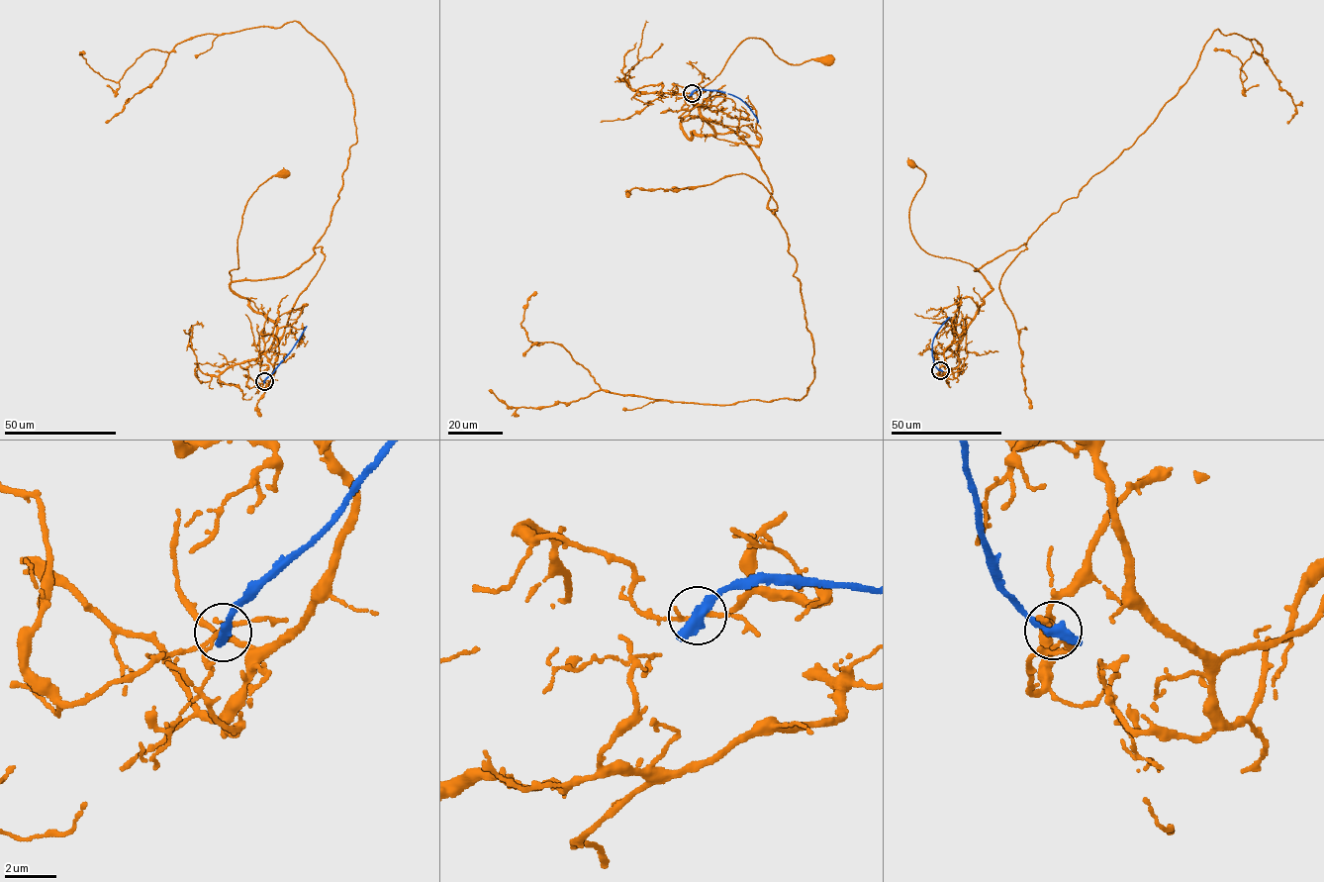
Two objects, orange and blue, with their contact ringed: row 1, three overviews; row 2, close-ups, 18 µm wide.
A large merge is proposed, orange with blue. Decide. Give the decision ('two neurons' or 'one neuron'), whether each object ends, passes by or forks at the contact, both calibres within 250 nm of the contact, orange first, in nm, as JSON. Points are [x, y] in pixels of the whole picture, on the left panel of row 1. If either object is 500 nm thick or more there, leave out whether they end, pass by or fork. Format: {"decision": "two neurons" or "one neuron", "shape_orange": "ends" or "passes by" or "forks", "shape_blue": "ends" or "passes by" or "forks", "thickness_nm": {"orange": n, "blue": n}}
{"decision": "two neurons", "thickness_nm": {"orange": 160, "blue": 500}}

